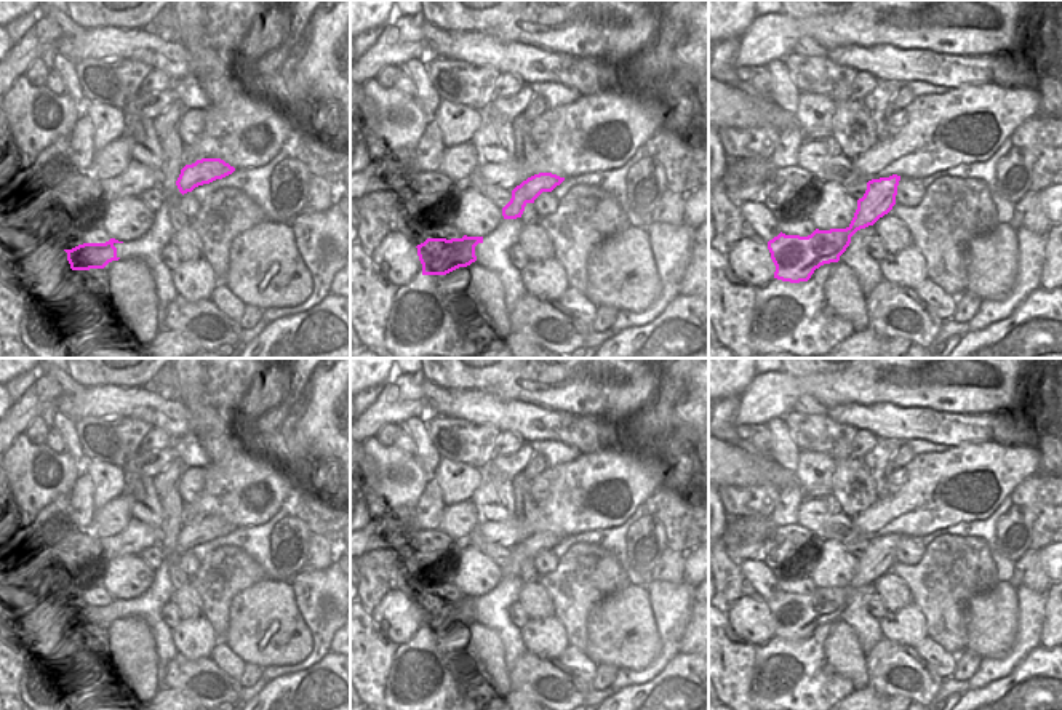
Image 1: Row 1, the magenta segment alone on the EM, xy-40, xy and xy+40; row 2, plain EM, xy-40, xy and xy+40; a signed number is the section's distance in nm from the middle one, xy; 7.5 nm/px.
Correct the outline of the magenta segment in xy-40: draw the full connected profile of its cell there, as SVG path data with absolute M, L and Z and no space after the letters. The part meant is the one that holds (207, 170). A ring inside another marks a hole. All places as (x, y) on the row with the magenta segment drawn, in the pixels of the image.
M202 158L192 165L186 165L176 181L179 192L184 195L195 187L222 179L235 171L234 166L221 158Z

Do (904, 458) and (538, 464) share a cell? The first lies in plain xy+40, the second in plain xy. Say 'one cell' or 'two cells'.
one cell

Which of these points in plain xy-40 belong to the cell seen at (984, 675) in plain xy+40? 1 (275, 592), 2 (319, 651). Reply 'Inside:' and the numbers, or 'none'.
Inside: 2

